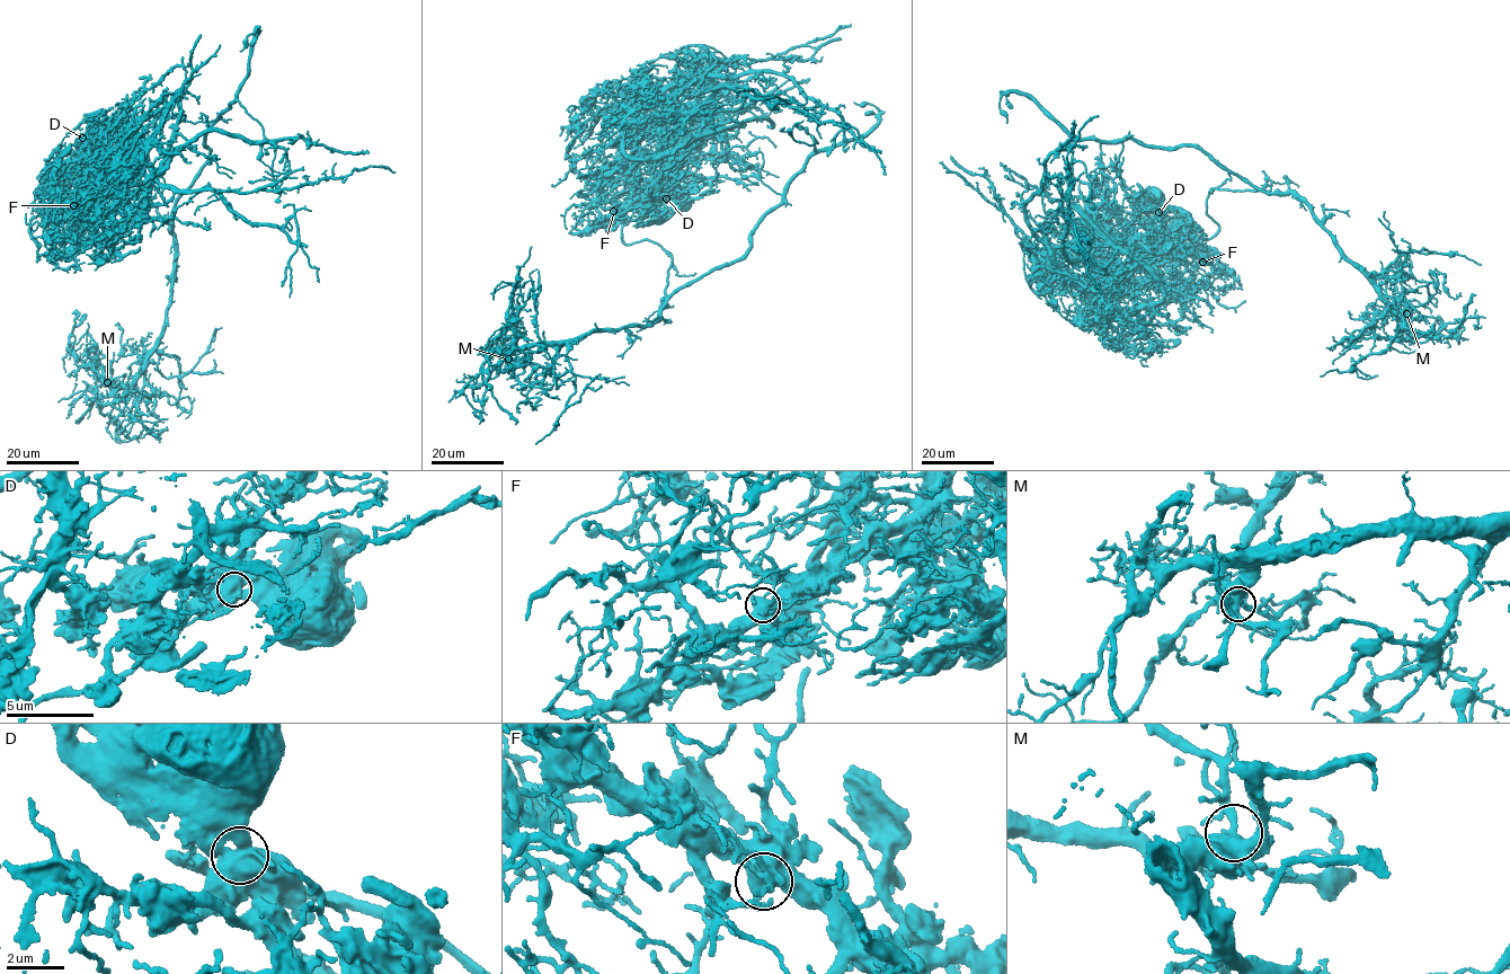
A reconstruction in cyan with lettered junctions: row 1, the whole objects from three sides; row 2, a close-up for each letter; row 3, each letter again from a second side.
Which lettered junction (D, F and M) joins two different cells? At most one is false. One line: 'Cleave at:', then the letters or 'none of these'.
Cleave at: D

